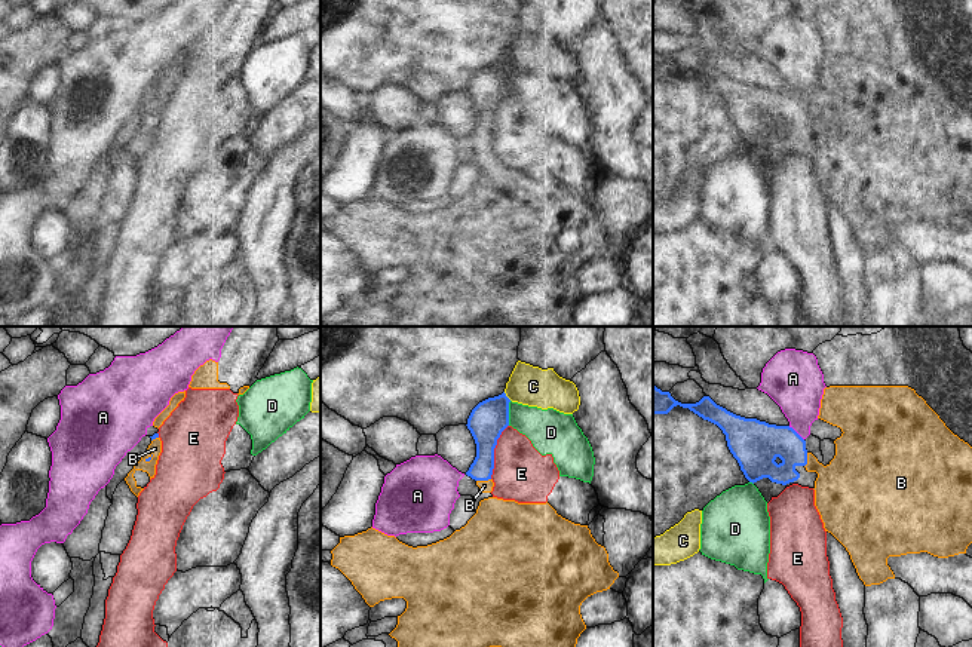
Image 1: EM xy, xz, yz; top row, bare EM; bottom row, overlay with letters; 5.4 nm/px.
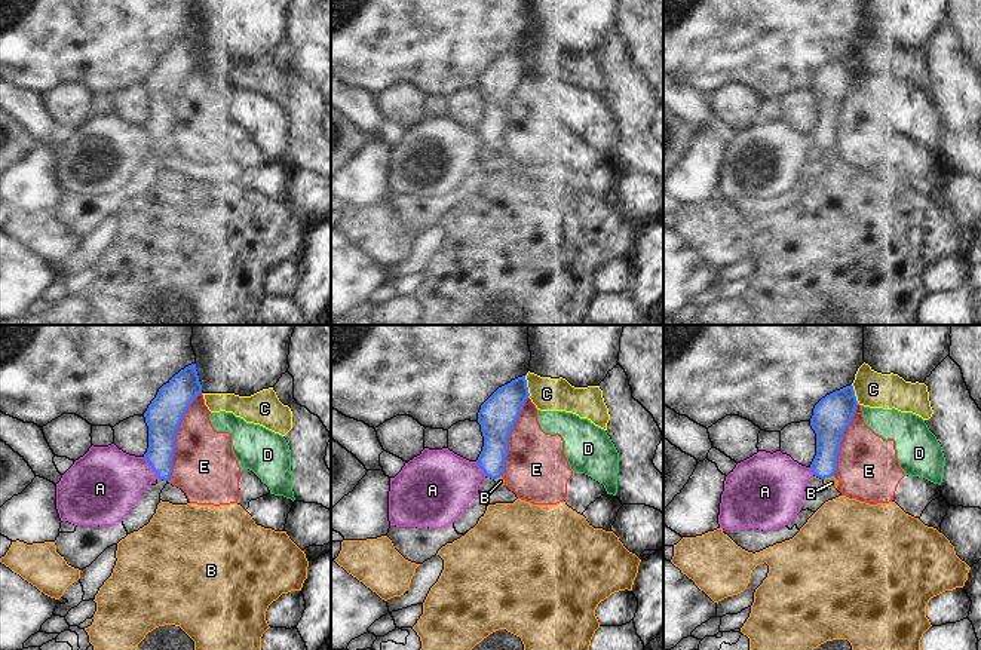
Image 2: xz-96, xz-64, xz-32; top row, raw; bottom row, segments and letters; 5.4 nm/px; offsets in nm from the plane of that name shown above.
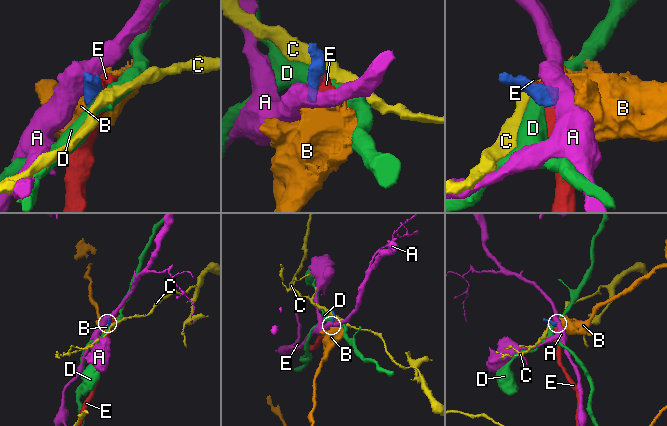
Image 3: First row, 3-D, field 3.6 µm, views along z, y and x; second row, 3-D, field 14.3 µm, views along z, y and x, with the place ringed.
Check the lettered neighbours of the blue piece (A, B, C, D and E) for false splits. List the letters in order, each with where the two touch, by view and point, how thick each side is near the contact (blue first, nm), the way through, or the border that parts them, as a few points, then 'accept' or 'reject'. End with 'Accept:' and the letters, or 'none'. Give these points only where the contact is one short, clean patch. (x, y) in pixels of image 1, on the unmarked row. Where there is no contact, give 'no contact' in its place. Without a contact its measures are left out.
A: contact yz (796, 100); calibres 260 and 280 nm; border yz (788, 94), (803, 107); reject
B: contact xz (483, 147); calibres 140 and 60 nm; way xz (486, 101), (483, 147), (484, 153); accept
C: contact xz (506, 64); calibres 200 and 220 nm; border xz (503, 60), (511, 67); reject
D: contact xz (508, 80); calibres 200 and 240 nm; border xz (511, 69), (508, 92); reject
E: contact xz (493, 119); calibres 200 and 300 nm; reject
Accept: B

